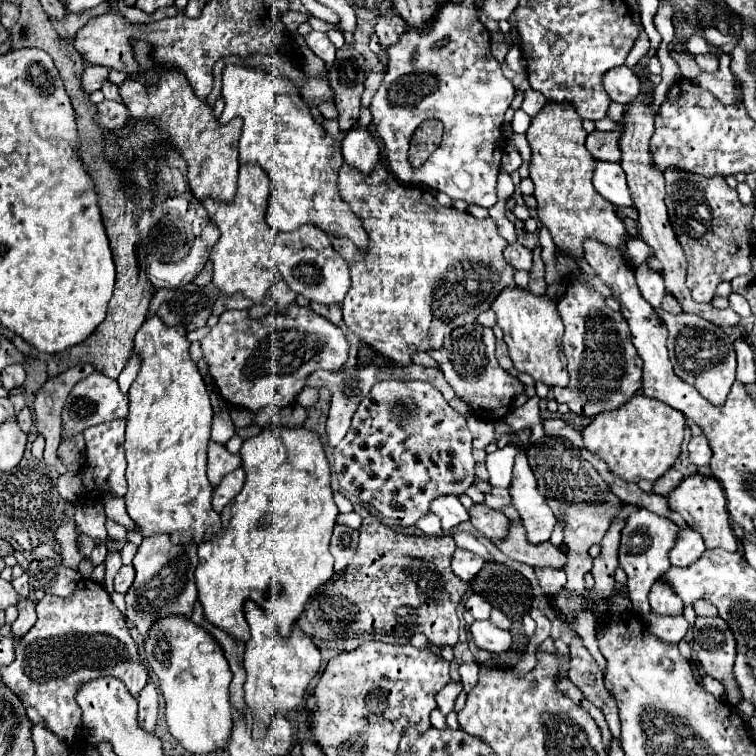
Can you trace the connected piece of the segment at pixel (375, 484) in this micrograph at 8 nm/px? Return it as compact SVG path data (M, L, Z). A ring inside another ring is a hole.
M380 381L378 385L372 387L370 395L362 399L360 407L356 409L354 417L352 417L352 425L346 433L346 437L338 443L338 447L334 447L334 471L336 471L336 477L340 481L340 487L358 497L362 503L370 503L372 509L382 517L382 519L392 519L394 523L398 523L400 527L408 527L408 525L414 525L428 509L430 509L430 501L434 497L440 497L440 495L462 495L466 491L466 487L470 487L474 483L474 457L472 457L472 435L468 431L468 425L466 425L466 419L456 413L448 401L444 401L442 393L430 385L430 383L424 383L424 381Z

